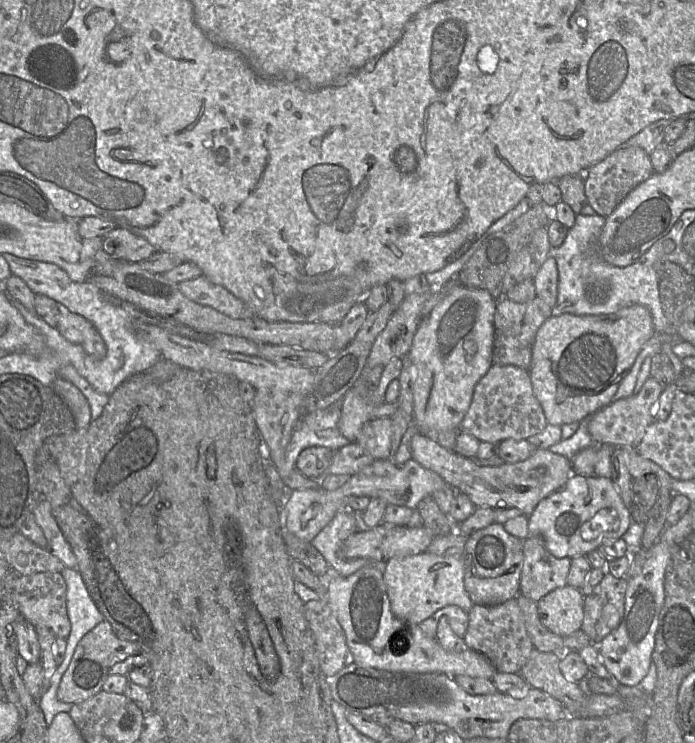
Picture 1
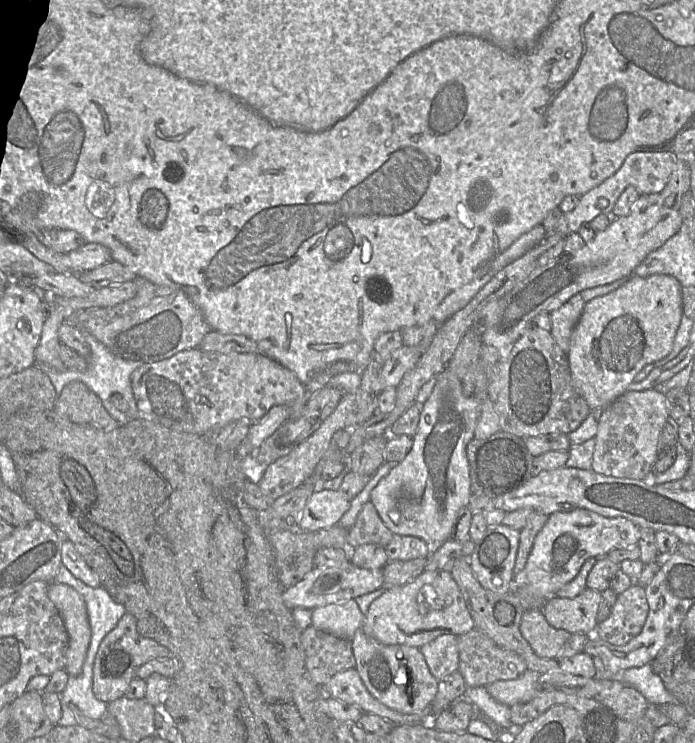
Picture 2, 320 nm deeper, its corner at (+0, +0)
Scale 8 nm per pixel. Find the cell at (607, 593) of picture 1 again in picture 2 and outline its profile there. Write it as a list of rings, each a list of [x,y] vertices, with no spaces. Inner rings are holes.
[[[633,581],[633,584],[627,590],[617,595],[611,613],[606,620],[598,623],[594,635],[615,646],[625,645],[641,632],[648,615],[648,609],[645,587]]]

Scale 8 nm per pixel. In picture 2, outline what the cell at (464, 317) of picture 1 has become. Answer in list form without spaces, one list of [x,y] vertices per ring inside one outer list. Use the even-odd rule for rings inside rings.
[[[446,367],[436,376],[433,392],[422,406],[411,451],[371,492],[370,502],[393,534],[418,537],[432,547],[439,547],[451,538],[455,517],[461,508],[468,506],[472,495],[467,445],[474,438],[479,417],[479,401],[465,393],[461,380]]]

